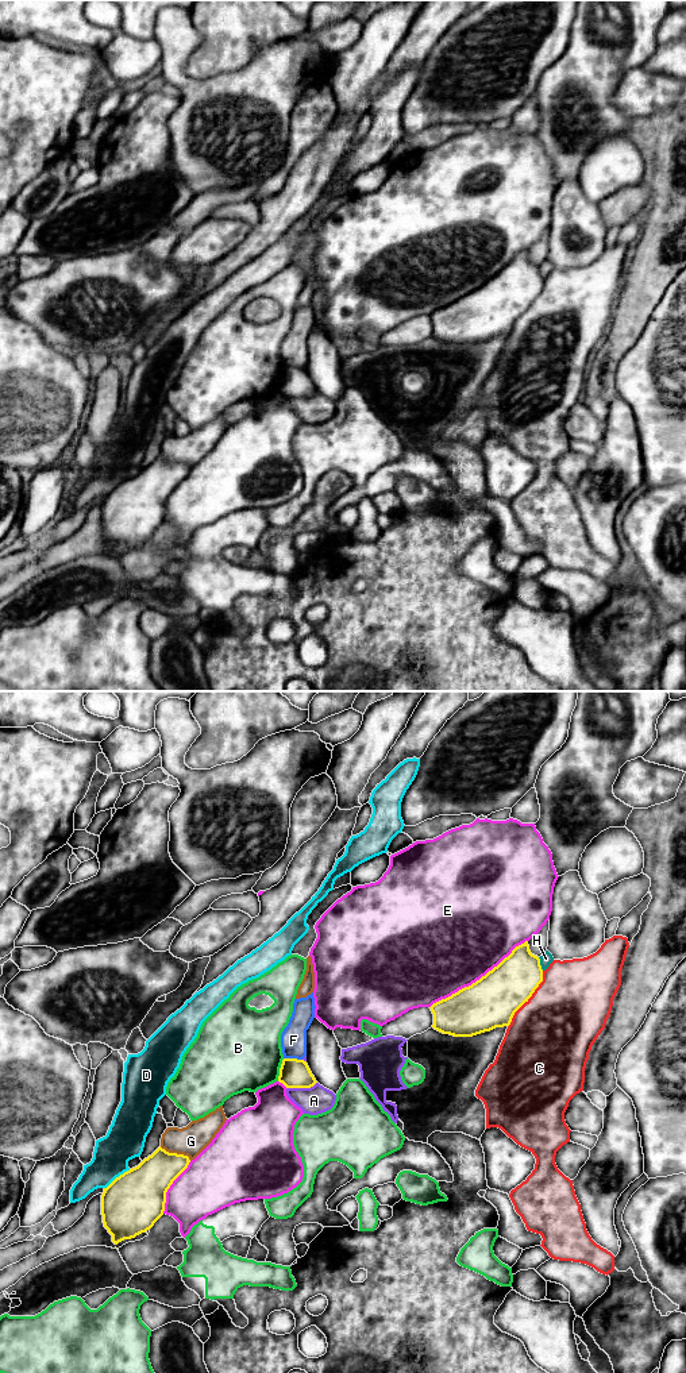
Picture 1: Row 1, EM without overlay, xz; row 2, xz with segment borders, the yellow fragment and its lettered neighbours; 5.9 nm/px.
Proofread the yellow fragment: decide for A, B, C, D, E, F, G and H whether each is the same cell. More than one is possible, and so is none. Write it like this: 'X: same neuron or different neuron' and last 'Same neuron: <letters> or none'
A: different neuron
B: different neuron
C: different neuron
D: different neuron
E: different neuron
F: different neuron
G: different neuron
H: different neuron
Same neuron: none

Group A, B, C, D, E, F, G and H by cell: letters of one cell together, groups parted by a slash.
A F / B / C / D / E / G / H

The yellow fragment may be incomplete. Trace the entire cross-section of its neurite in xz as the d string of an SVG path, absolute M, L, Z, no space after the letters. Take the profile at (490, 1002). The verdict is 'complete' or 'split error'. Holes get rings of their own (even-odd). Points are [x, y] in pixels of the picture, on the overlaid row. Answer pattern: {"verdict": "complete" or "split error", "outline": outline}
{"verdict": "complete", "outline": "M525 941L479 980L433 1003L429 1007L433 1014L432 1027L454 1037L473 1037L496 1027L509 1026L514 1013L528 1002L542 981L540 959L531 953Z"}

